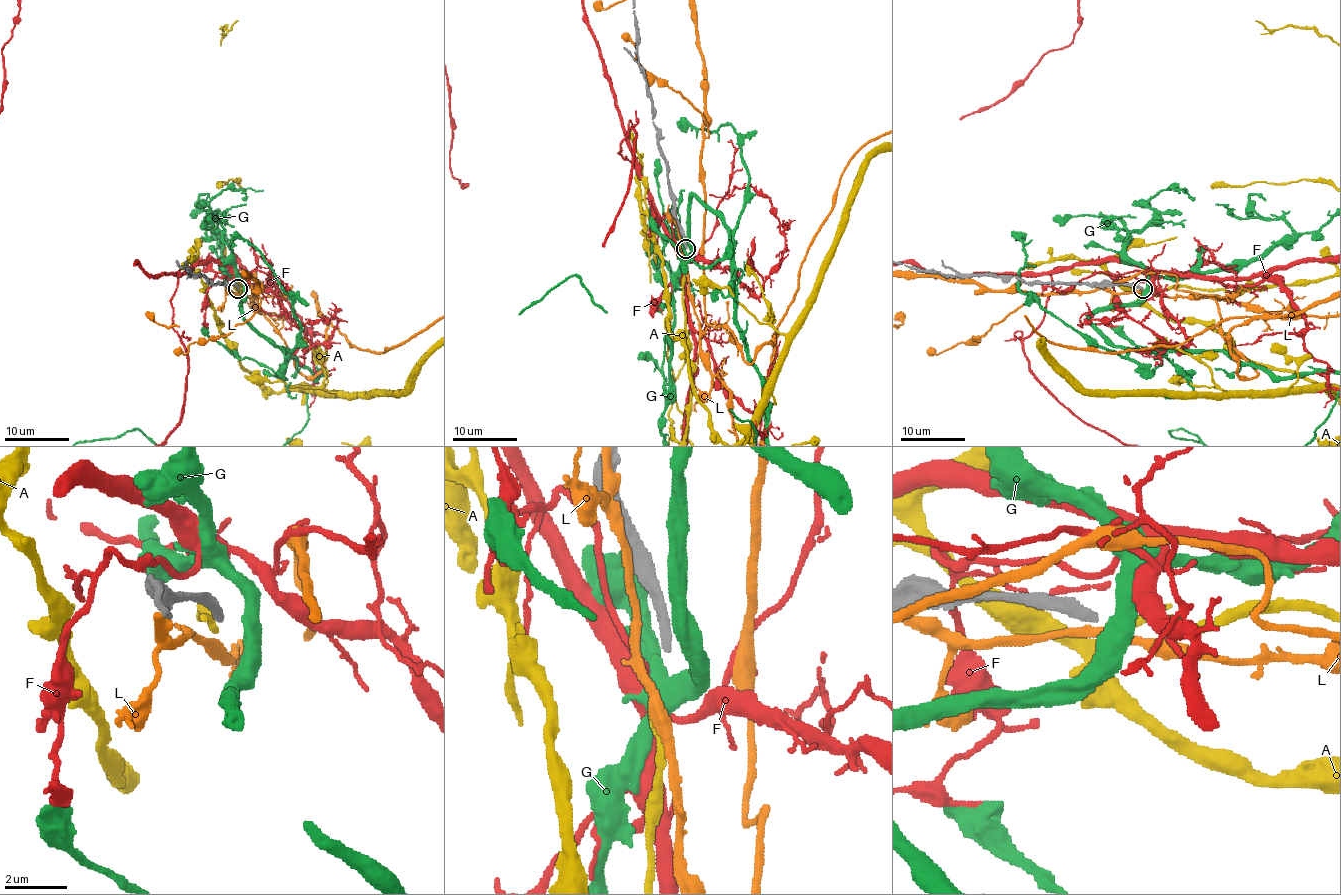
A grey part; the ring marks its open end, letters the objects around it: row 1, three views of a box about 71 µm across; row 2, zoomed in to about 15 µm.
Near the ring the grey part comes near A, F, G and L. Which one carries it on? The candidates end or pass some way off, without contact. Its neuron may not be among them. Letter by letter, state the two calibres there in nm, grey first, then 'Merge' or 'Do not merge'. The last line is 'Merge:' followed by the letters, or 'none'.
A: Thickness 320 nm (grey) against 180 nm. Do not merge
F: Thickness 320 nm (grey) against 170 nm. Do not merge
G: Thickness 320 nm (grey) against 500 nm. Do not merge
L: Thickness 320 nm (grey) against 260 nm. Do not merge
Merge: none

